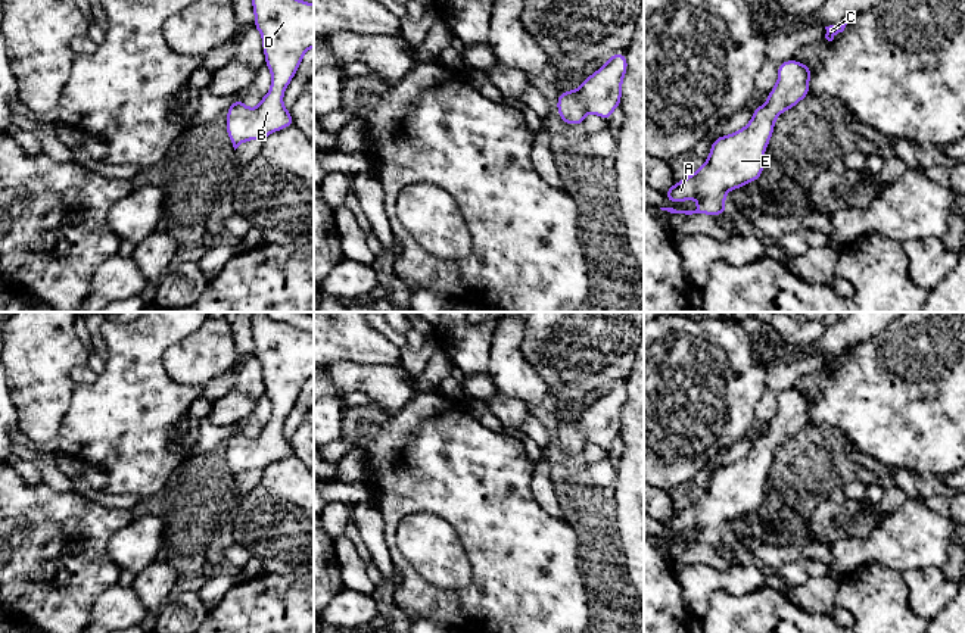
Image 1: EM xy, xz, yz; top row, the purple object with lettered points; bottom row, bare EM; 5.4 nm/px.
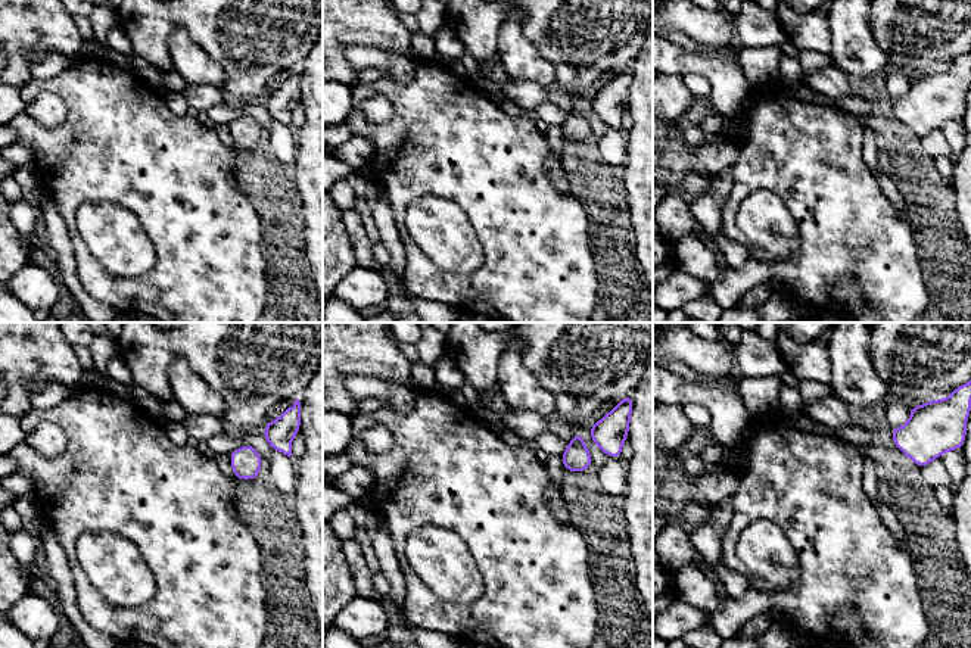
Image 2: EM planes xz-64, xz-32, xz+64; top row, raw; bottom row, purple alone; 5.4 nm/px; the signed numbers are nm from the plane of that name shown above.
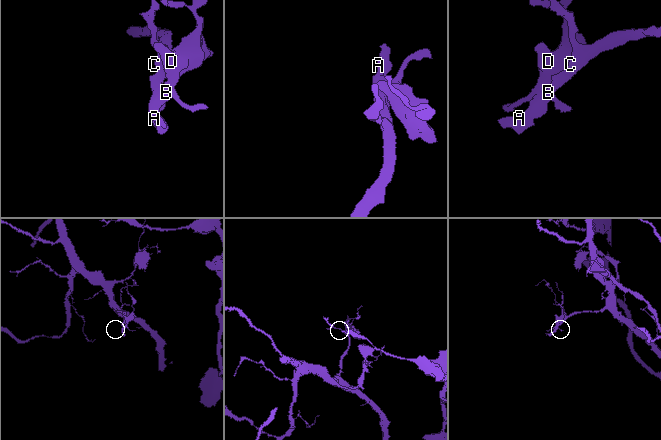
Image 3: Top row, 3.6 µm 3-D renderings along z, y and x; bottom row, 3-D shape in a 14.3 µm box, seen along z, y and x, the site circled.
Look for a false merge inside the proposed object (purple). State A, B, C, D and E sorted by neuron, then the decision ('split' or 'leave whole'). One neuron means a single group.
groups A B C D E; leave whole

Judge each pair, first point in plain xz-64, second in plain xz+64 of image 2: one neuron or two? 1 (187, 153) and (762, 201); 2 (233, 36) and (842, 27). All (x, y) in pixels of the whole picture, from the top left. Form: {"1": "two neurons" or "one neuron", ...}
{"1": "two neurons", "2": "two neurons"}

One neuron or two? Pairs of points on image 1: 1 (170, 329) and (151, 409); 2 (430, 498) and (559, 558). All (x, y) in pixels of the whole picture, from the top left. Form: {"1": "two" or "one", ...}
{"1": "one", "2": "one"}

